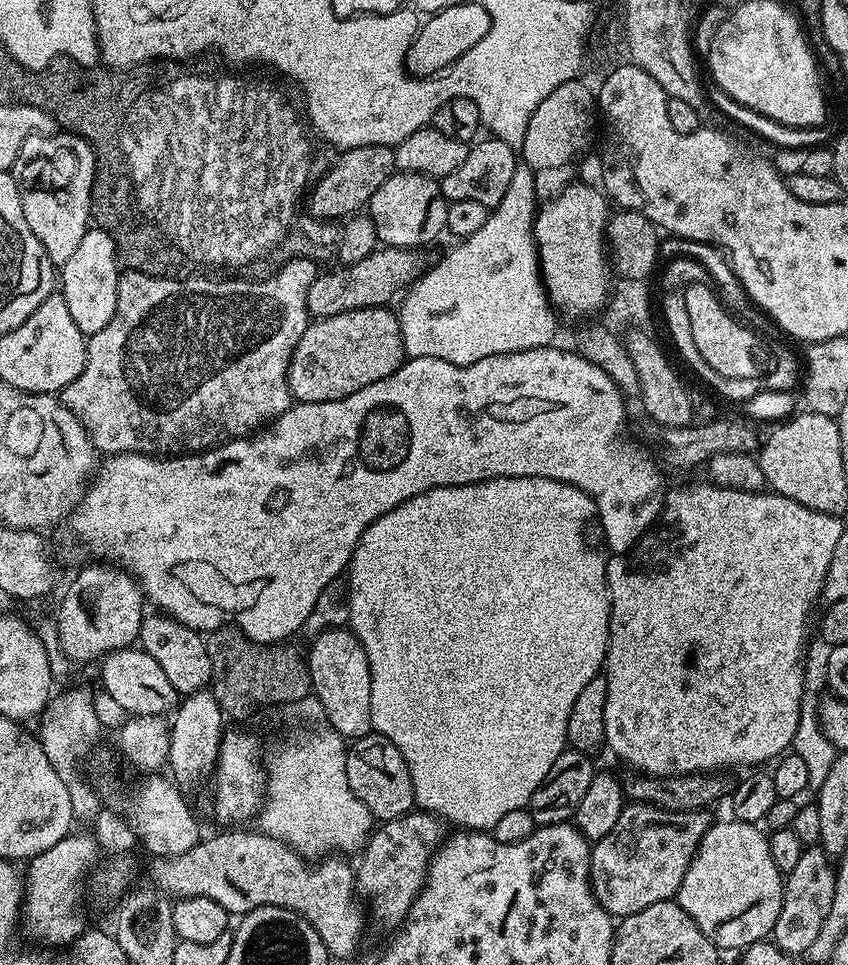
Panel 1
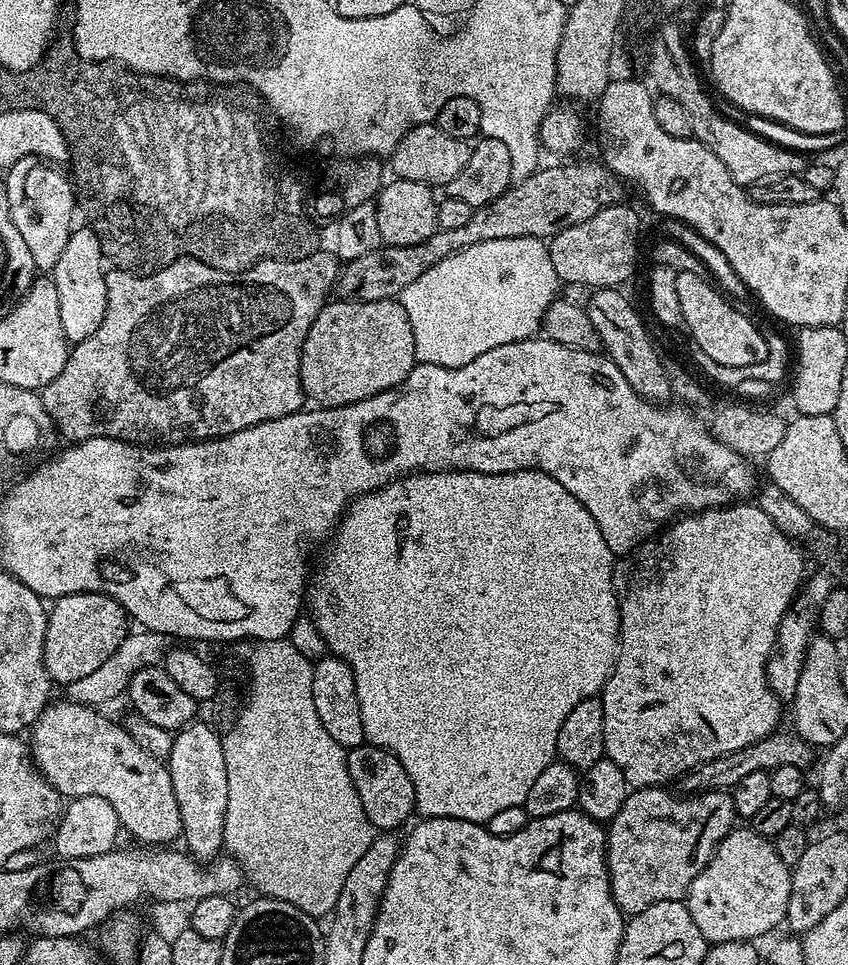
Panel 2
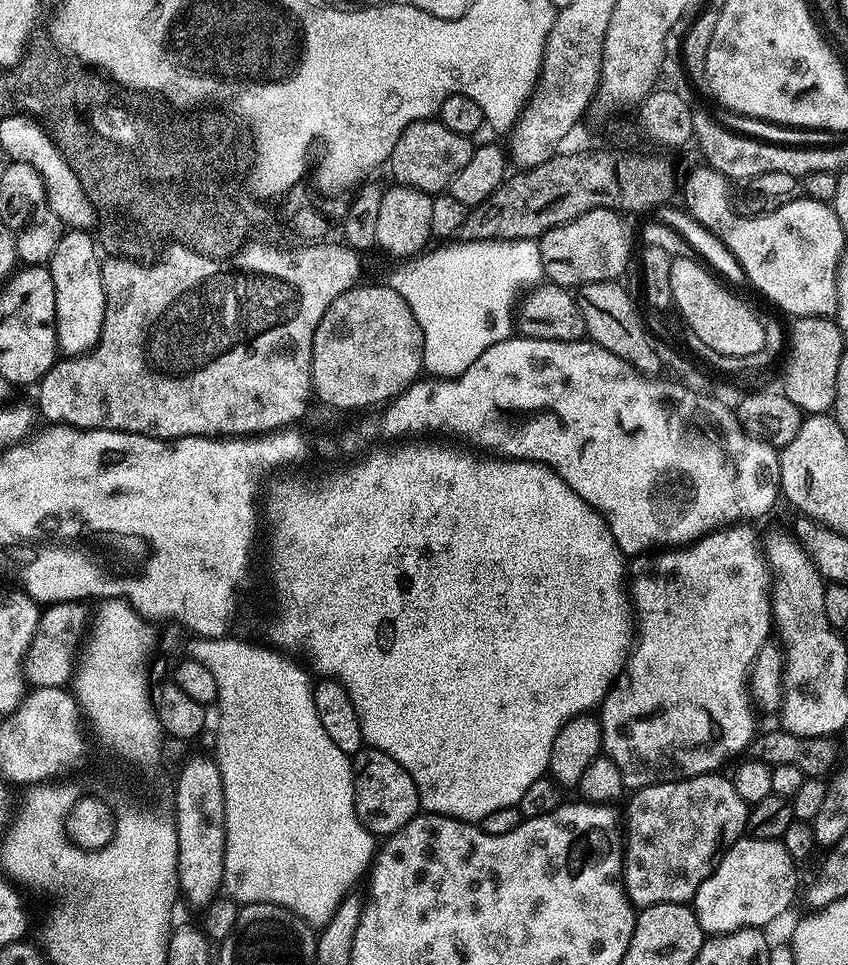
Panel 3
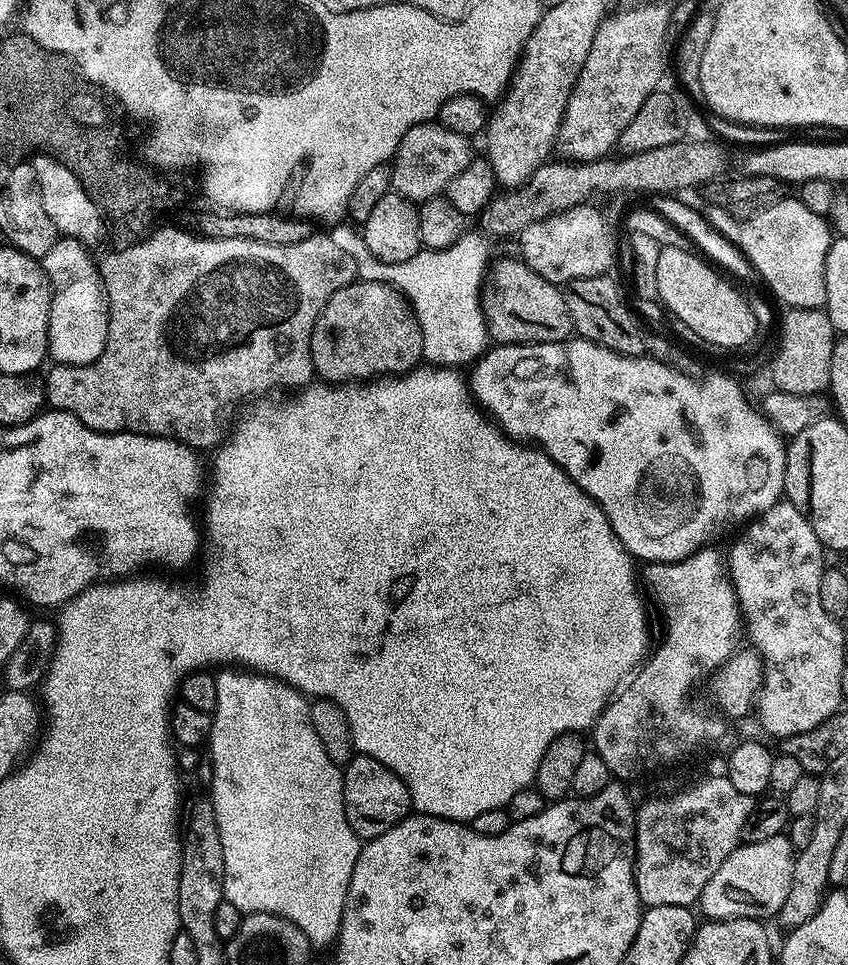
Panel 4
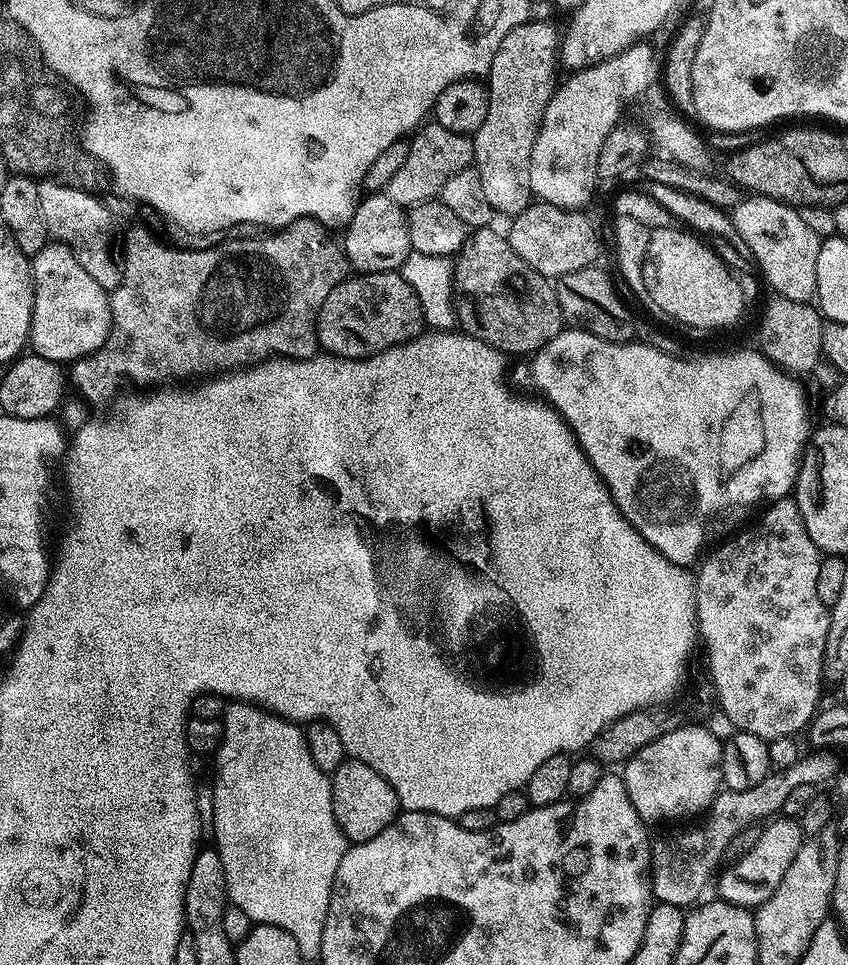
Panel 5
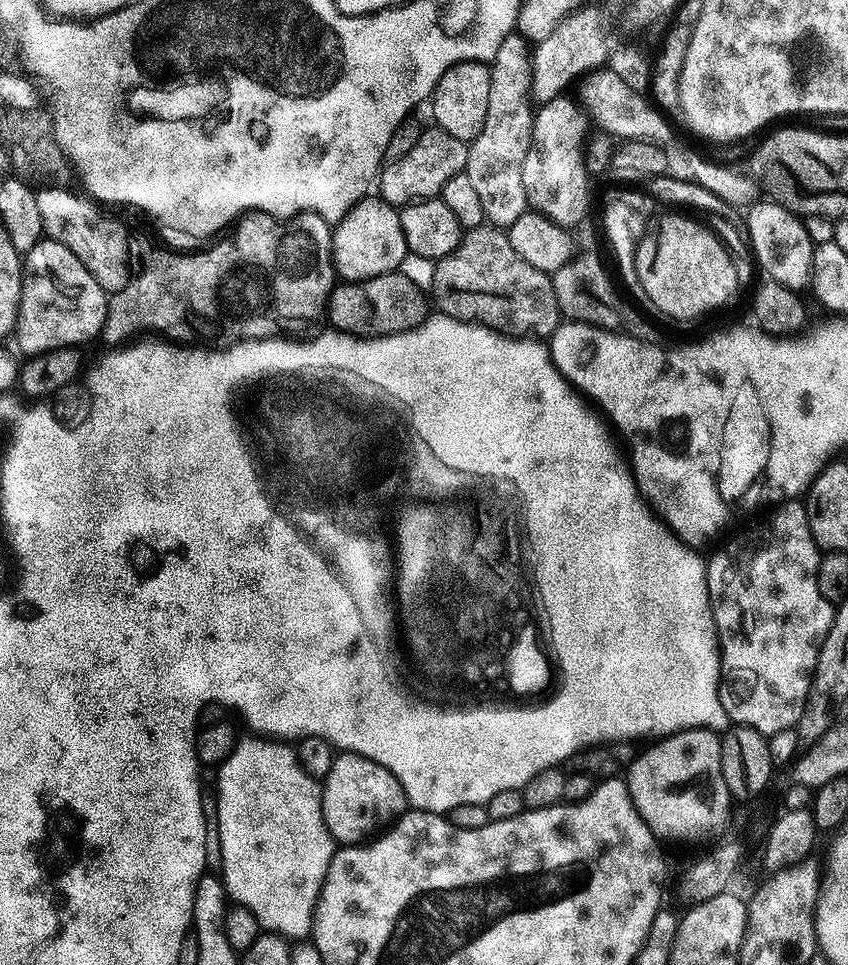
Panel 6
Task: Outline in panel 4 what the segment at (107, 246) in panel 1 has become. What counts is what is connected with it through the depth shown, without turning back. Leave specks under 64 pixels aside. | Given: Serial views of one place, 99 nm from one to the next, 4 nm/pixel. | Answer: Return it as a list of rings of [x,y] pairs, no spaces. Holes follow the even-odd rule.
[[[60,236],[46,250],[42,267],[52,287],[48,355],[57,365],[93,364],[102,354],[108,337],[108,301],[97,261],[89,249],[69,236]]]

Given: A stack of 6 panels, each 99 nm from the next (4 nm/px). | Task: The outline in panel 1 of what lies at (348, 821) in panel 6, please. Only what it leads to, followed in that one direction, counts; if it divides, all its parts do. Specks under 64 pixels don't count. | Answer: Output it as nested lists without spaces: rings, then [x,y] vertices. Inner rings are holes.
[[[369,734],[360,736],[347,745],[346,782],[350,782],[350,790],[370,810],[370,814],[380,822],[393,820],[413,811],[416,797],[412,789],[410,770],[406,766],[406,758],[385,736]]]

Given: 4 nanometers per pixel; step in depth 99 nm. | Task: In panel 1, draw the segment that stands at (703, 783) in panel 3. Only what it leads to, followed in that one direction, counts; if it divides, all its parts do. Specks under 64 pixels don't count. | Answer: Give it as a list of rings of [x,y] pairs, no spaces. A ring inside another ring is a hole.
[[[625,803],[622,814],[618,814],[618,823],[614,830],[606,834],[606,838],[595,841],[591,845],[592,865],[590,879],[592,893],[598,902],[613,918],[623,918],[630,914],[638,914],[638,910],[646,910],[646,906],[654,906],[654,902],[671,900],[682,886],[682,878],[686,878],[686,870],[710,826],[709,813],[671,812],[653,804]]]

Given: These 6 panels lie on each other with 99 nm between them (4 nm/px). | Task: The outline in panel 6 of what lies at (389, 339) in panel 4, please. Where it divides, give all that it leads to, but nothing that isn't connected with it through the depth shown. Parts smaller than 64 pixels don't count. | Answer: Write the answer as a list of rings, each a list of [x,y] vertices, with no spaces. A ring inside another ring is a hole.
[[[403,271],[387,272],[378,278],[337,283],[328,296],[326,320],[338,333],[359,338],[393,336],[411,328],[417,328],[428,319],[430,309],[424,301],[425,289],[414,286]]]

